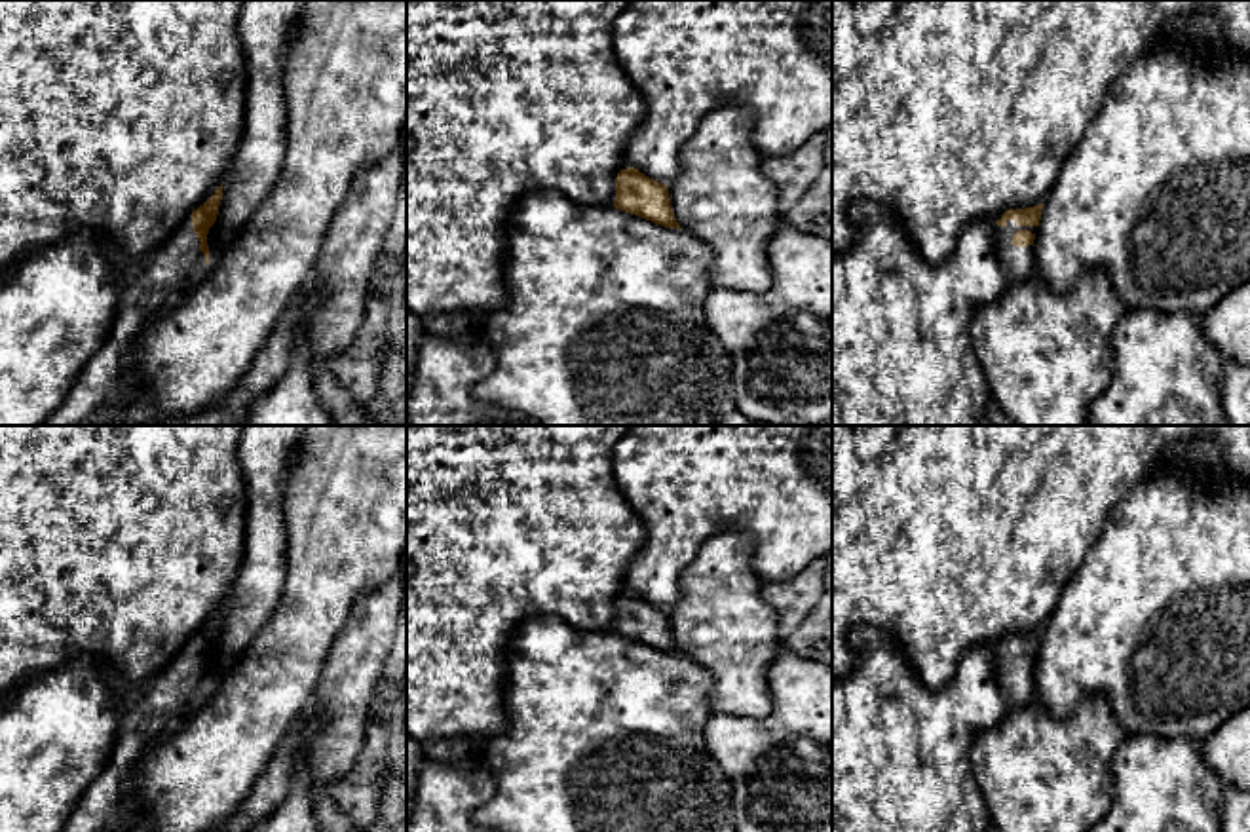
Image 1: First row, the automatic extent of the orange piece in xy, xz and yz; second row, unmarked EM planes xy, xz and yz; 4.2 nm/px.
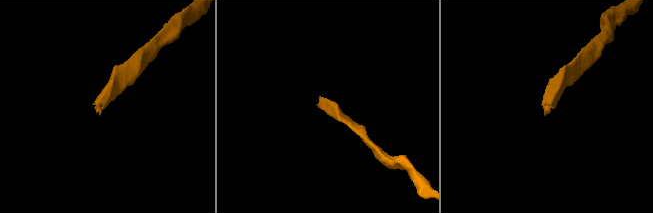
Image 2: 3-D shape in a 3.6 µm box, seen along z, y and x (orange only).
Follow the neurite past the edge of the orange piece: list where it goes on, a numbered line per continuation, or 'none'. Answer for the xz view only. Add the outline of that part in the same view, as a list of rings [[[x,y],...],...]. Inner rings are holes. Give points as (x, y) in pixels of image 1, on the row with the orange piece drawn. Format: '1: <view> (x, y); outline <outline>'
none

